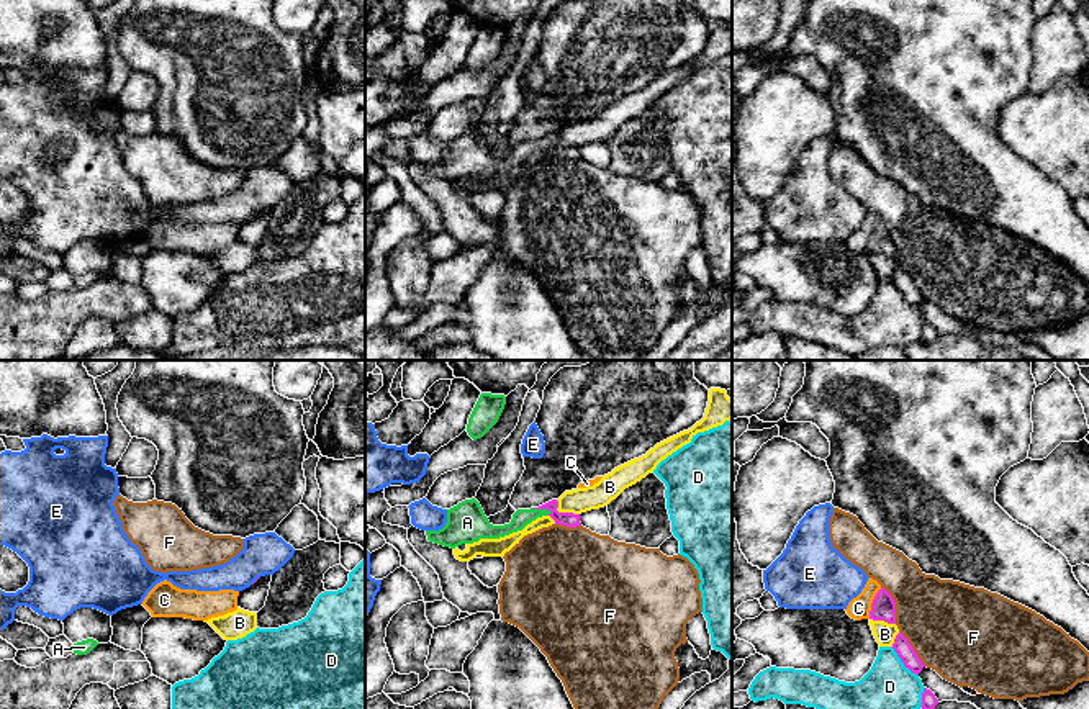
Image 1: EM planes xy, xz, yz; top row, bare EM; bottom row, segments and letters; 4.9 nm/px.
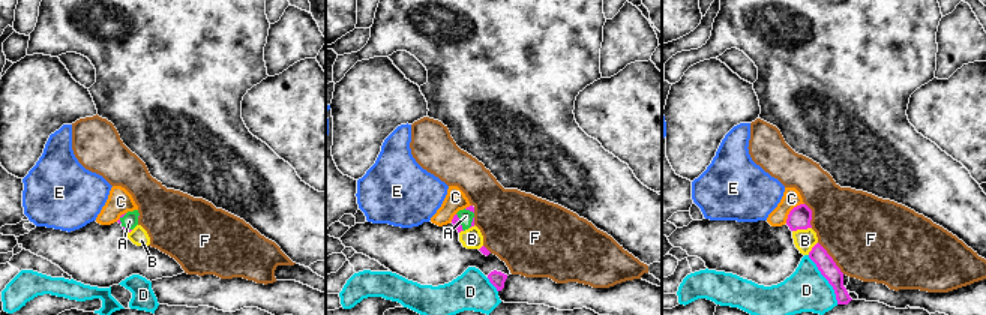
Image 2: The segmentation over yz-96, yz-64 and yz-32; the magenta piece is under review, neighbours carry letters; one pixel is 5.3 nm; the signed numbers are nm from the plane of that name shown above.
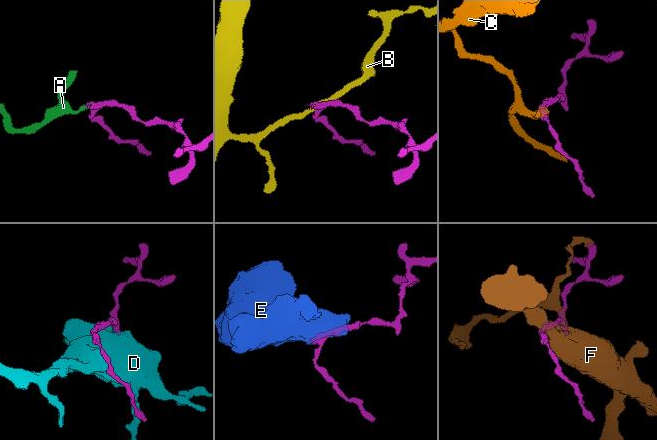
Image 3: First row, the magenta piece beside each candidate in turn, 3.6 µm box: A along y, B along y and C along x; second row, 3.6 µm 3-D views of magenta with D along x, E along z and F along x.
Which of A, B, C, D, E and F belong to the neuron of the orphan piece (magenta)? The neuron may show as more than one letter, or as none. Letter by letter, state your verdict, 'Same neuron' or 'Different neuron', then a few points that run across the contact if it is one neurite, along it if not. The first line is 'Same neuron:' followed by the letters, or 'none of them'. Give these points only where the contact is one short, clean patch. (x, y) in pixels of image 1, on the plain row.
Same neuron: A
A: Same neuron. Line: xz (569, 153), (542, 141), (521, 151)
B: Different neuron. Line: xz (555, 133), (559, 144), (578, 148)
C: Different neuron. Line: yz (881, 221), (872, 236), (868, 251)
D: Different neuron
E: Different neuron. Line: xy (257, 210), (251, 216)
F: Different neuron

